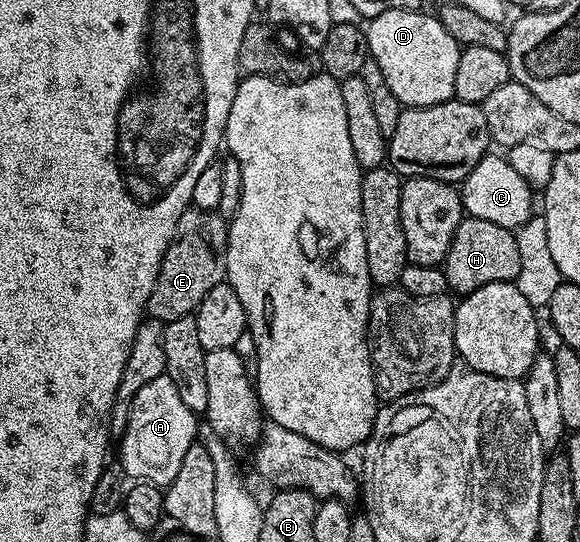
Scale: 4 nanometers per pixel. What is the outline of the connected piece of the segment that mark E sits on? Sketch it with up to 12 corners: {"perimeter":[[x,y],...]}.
{"perimeter":[[187,209],[146,315],[193,315],[226,278],[230,228]]}

